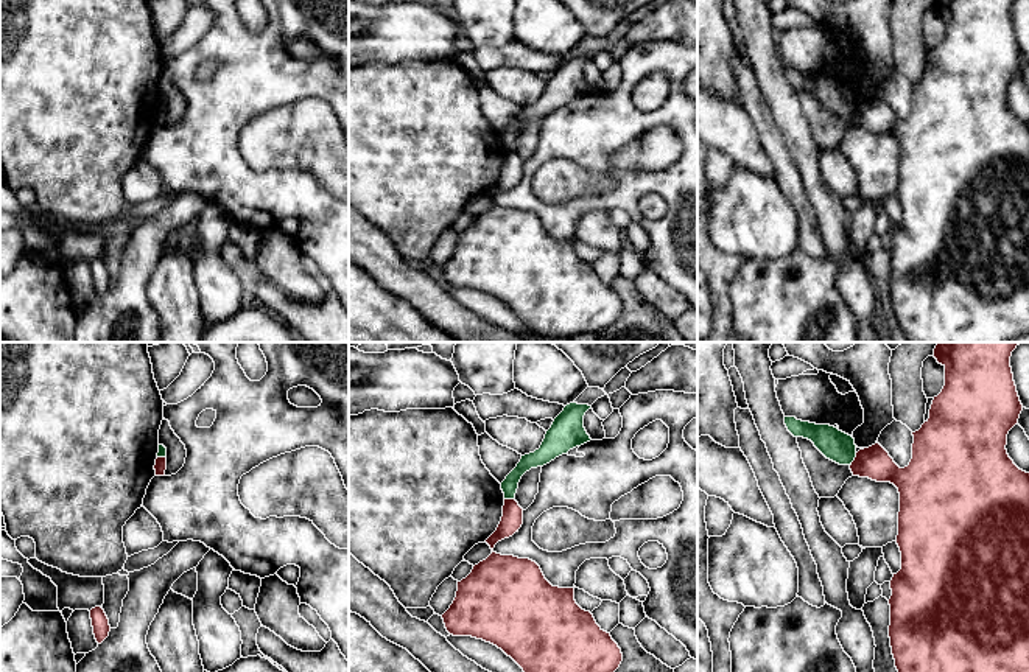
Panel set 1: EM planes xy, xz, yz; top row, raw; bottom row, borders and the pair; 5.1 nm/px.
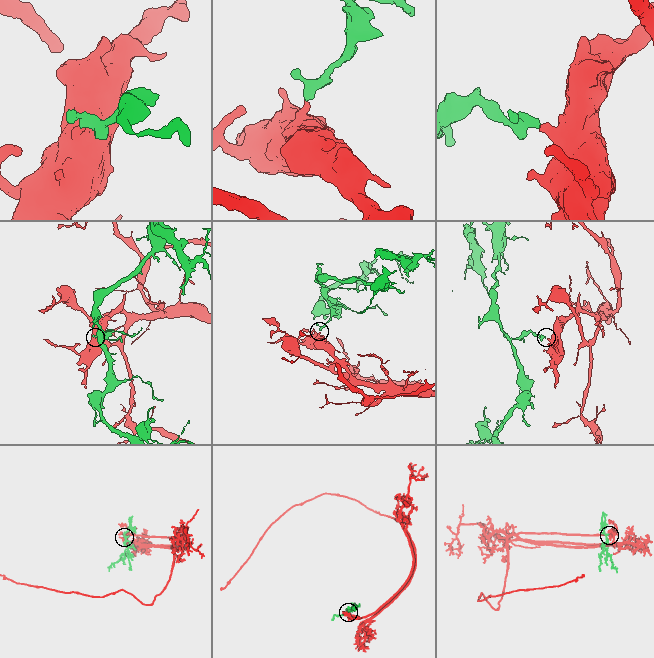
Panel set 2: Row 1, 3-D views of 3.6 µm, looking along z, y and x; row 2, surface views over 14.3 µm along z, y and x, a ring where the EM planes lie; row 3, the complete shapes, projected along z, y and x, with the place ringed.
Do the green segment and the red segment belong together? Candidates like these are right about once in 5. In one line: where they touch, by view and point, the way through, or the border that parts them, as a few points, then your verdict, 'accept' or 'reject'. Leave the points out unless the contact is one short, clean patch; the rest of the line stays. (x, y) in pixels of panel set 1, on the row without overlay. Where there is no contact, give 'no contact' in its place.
yz (853, 111) | along yz (856, 104), (850, 117) | reject

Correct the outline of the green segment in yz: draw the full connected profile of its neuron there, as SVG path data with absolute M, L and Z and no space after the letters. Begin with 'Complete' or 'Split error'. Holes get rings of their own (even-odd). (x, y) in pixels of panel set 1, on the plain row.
Complete. M785 68L785 76L794 89L811 92L827 110L839 117L852 117L856 109L855 90L834 78L802 73L795 68Z

